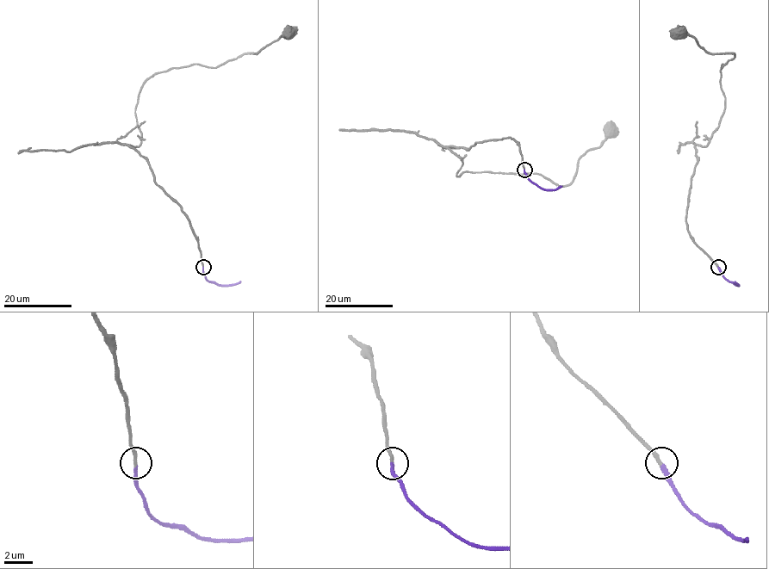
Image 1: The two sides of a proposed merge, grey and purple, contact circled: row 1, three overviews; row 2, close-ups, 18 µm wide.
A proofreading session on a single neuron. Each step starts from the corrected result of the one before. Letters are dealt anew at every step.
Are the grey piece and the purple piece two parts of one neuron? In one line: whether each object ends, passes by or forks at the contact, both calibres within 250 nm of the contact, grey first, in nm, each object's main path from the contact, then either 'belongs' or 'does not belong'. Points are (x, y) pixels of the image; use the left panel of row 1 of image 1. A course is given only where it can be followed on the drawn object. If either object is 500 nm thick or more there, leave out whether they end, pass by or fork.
grey ends | purple ends | 240/220 nm | grey via (202, 267), (190, 221), (127, 144), (141, 143), (138, 96), (152, 75), (216, 67), (288, 33) | purple via (202, 267), (204, 277), (218, 285), (234, 285), (240, 281) | belongs

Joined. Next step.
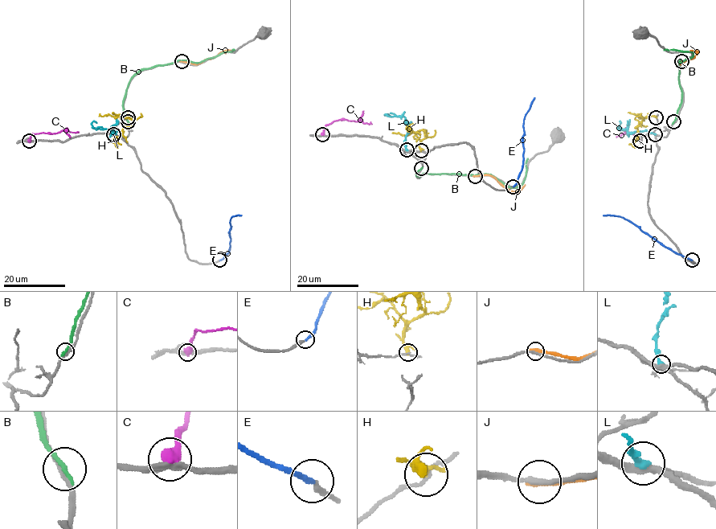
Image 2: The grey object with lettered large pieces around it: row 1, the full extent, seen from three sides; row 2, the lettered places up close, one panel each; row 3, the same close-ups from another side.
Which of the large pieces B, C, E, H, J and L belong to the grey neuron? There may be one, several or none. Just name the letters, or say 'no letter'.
E

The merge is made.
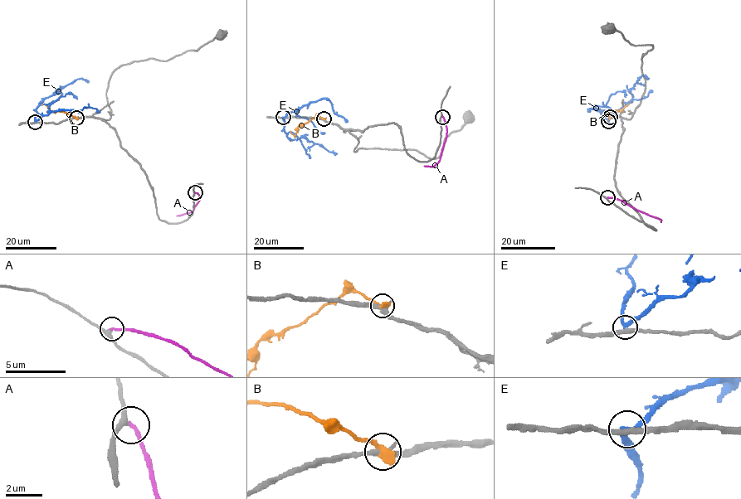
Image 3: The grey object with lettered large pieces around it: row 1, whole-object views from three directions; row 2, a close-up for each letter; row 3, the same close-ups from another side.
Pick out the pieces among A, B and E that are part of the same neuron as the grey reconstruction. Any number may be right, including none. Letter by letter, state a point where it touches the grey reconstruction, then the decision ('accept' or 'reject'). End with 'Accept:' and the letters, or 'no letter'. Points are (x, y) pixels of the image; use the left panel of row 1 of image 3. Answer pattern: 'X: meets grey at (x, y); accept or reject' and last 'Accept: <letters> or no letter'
A: meets grey at (195, 192); accept
B: meets grey at (76, 118); reject
E: meets grey at (35, 122); reject
Accept: A

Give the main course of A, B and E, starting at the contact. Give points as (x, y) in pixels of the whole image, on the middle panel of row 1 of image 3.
A: (442, 116), (447, 132), (441, 155), (433, 166), (424, 166)
B: (324, 118), (316, 116), (300, 124), (295, 135), (290, 131)
E: (283, 117), (284, 131), (291, 139), (304, 137), (337, 153)

